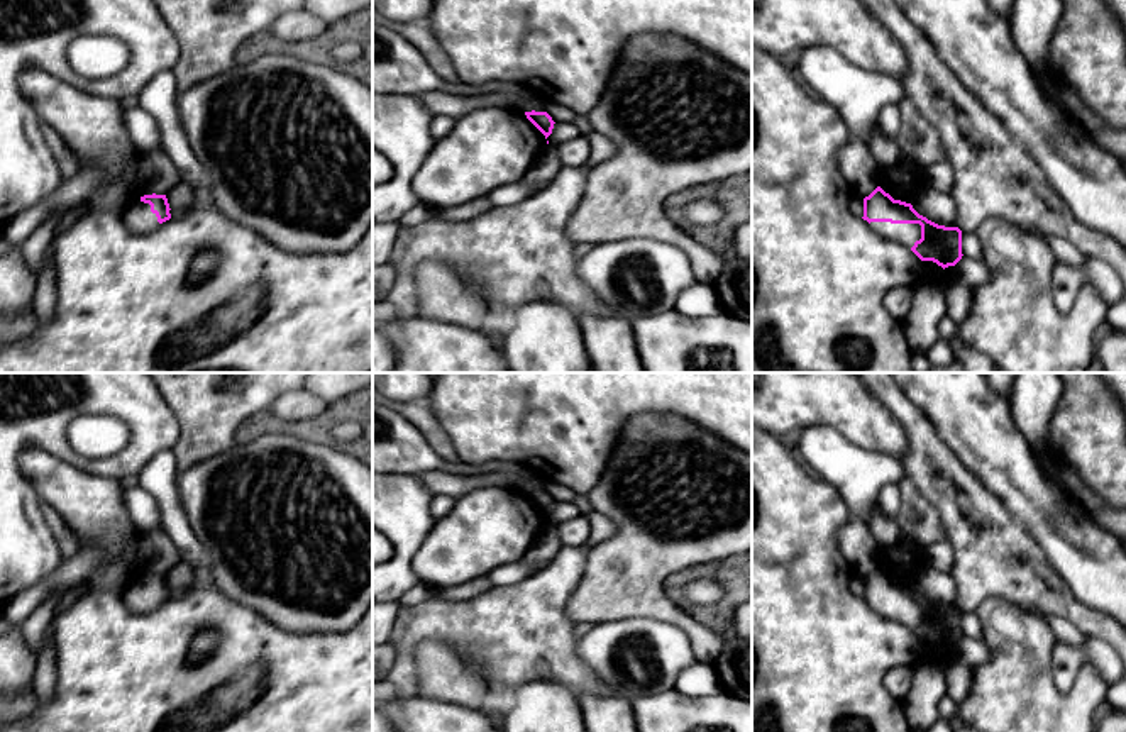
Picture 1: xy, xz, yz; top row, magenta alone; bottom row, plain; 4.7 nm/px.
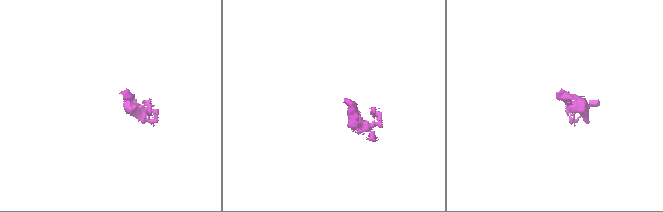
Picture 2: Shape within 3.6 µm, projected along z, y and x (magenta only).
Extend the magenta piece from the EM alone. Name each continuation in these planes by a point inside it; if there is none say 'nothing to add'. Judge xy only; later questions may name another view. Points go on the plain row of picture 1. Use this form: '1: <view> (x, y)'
1: xy (137, 595)

